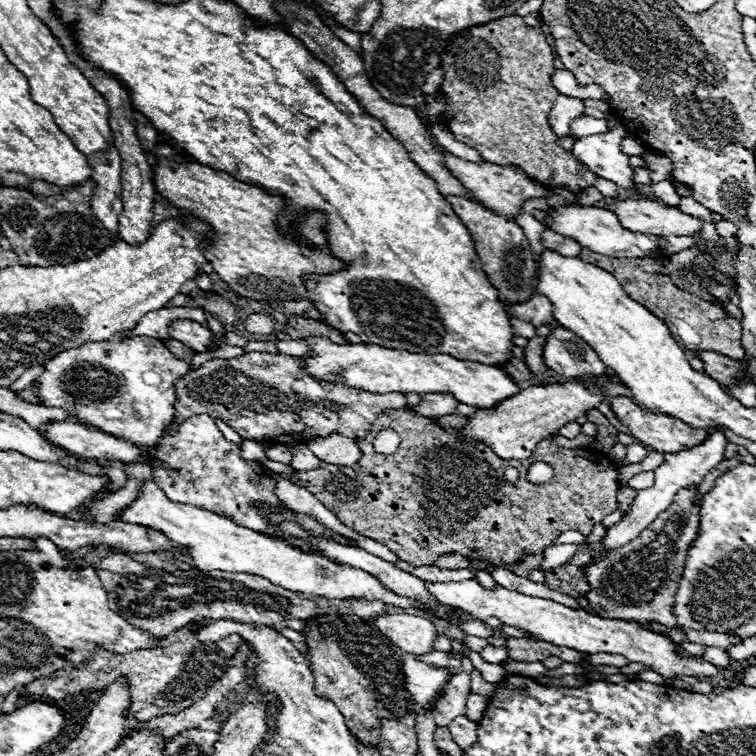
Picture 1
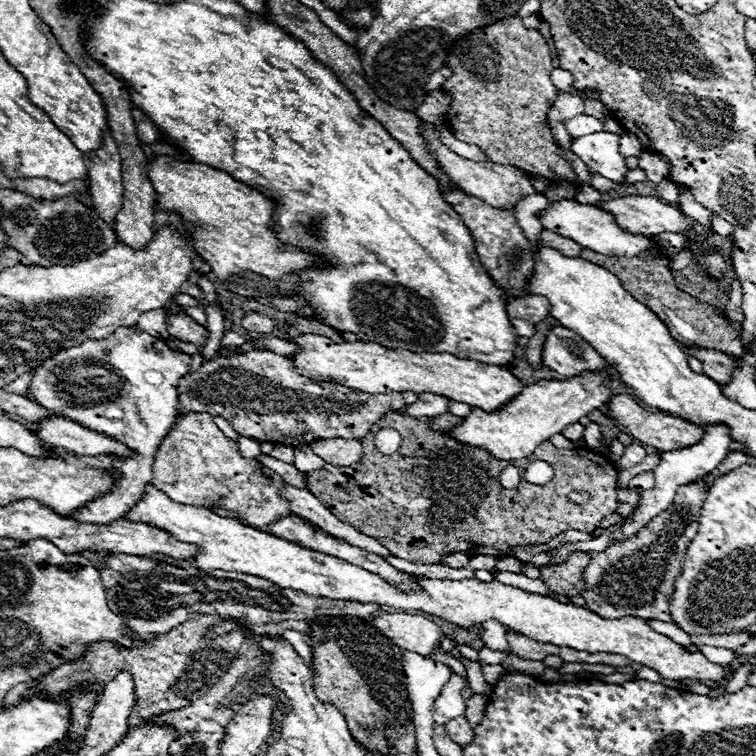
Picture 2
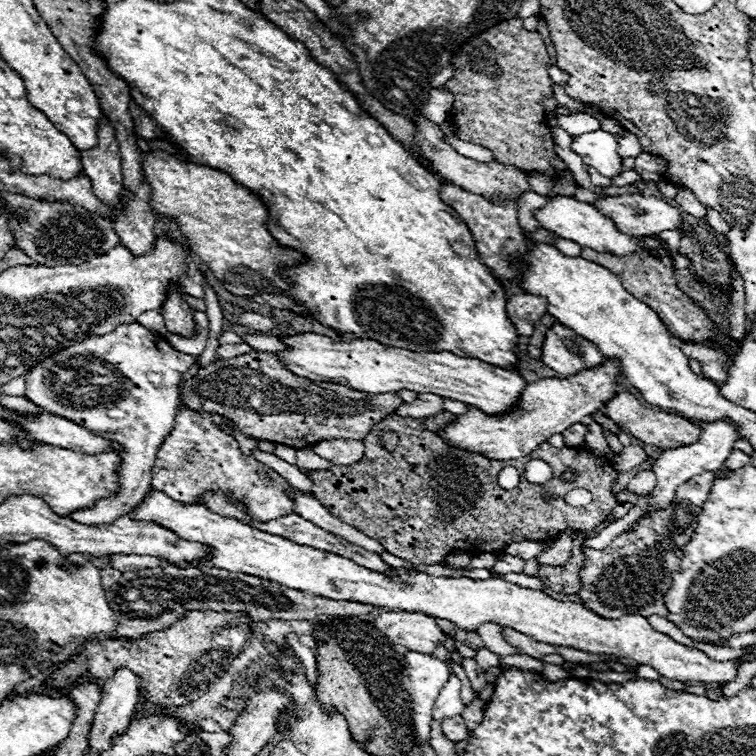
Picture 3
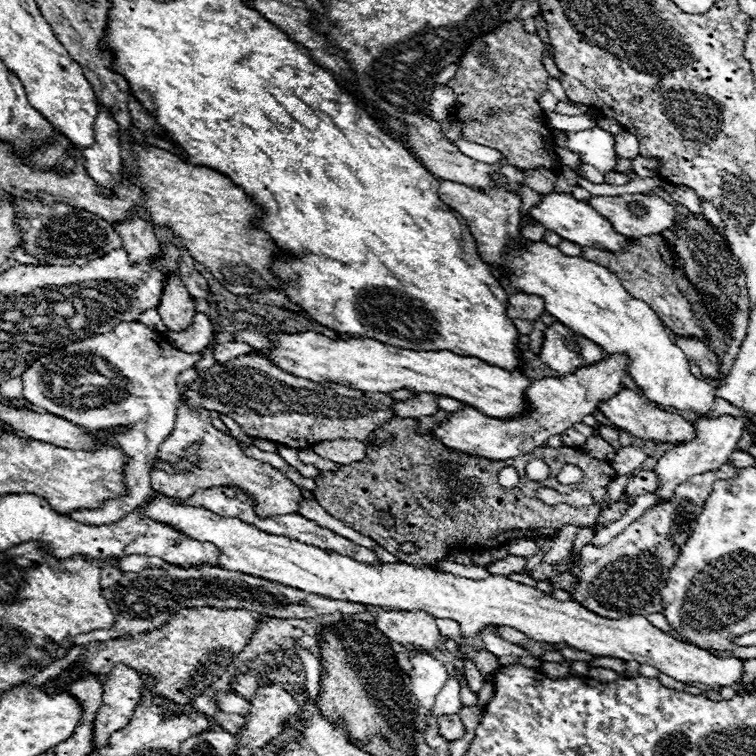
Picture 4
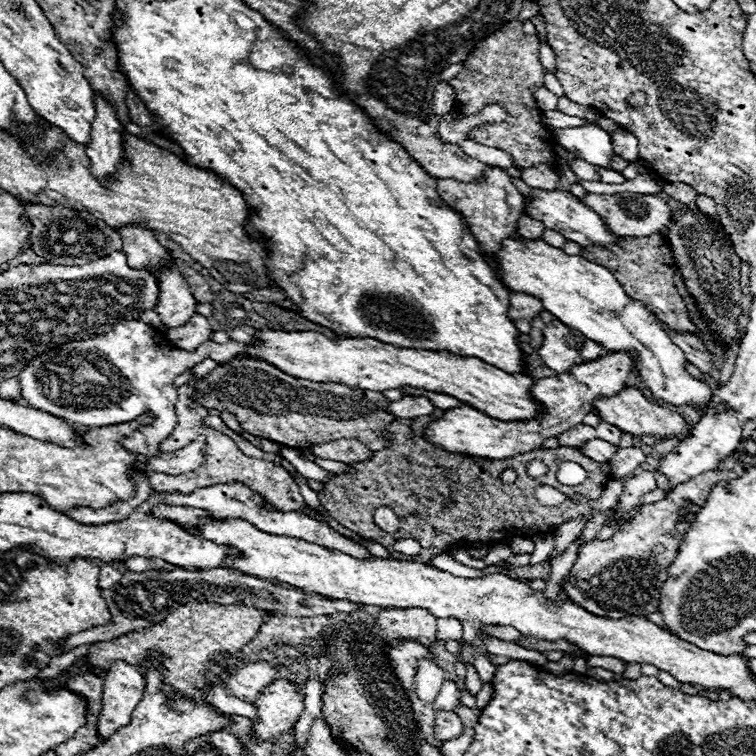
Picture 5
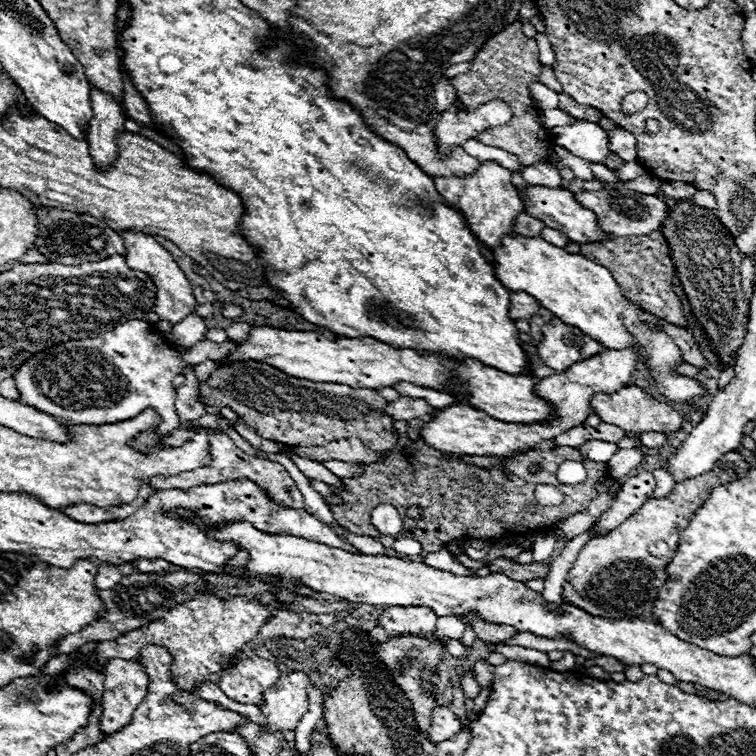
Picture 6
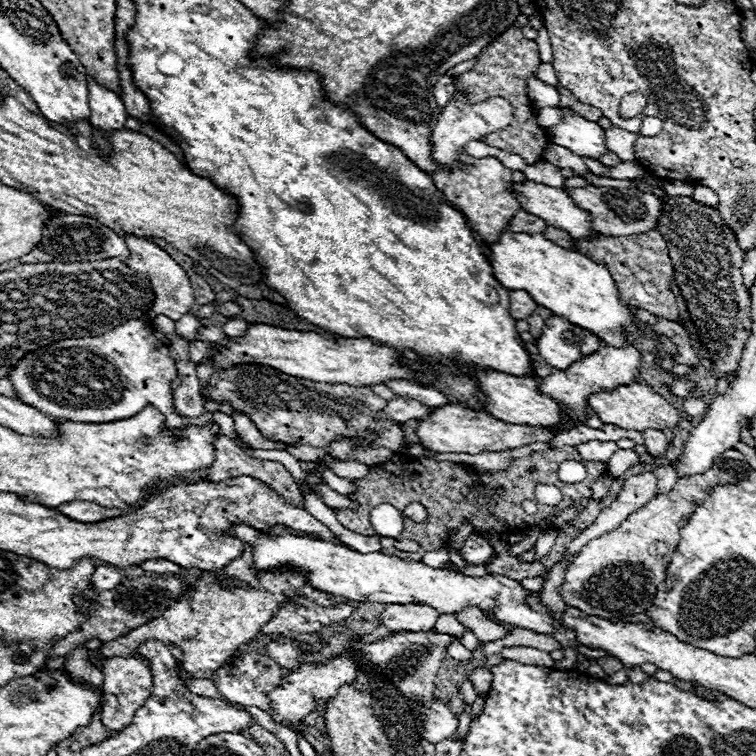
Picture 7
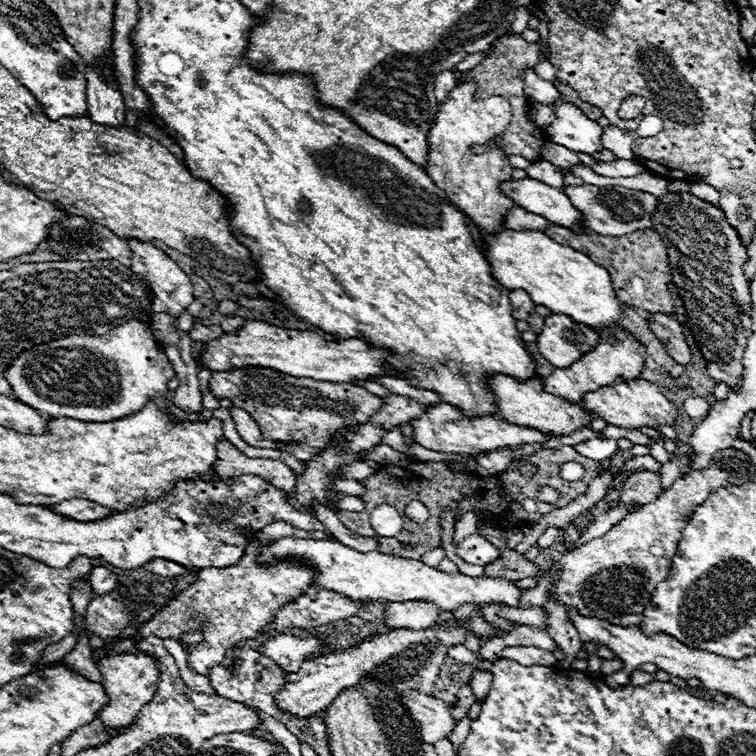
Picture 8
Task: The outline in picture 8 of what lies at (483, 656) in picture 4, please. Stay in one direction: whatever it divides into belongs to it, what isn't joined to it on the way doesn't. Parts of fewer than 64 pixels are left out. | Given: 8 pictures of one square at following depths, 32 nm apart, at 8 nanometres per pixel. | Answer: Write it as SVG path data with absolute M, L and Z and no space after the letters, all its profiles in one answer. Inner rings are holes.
M474 670L472 678L470 678L470 684L472 684L472 692L478 700L486 698L486 694L490 692L490 686L492 686L492 674L486 672L486 670Z

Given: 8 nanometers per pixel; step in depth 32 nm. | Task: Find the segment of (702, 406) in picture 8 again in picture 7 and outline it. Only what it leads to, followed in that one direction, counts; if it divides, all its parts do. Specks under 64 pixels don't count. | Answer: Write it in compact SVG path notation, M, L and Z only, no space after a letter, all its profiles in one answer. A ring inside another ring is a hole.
M688 398L688 400L684 402L684 410L686 410L686 414L690 414L690 416L704 416L706 410L708 410L708 406L706 406L700 398Z

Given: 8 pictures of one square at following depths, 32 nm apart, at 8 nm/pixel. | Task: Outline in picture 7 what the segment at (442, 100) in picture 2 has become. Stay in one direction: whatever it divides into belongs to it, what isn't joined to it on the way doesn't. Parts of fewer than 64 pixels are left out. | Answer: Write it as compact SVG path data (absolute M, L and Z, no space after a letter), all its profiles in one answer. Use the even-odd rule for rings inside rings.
M444 74L444 76L438 78L438 82L436 82L436 86L434 86L434 96L436 96L436 102L438 102L440 108L444 108L444 106L452 100L454 90L456 90L456 88L454 88L450 76Z

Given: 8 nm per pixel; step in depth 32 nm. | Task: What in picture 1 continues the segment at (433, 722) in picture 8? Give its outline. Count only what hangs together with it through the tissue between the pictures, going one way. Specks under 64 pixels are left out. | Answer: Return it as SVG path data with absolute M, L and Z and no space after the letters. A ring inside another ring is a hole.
M466 716L454 718L448 728L450 728L450 734L452 734L454 742L456 742L462 750L468 750L468 748L474 746L476 740L478 740L478 734L476 734L478 724L472 722L472 720L466 718Z

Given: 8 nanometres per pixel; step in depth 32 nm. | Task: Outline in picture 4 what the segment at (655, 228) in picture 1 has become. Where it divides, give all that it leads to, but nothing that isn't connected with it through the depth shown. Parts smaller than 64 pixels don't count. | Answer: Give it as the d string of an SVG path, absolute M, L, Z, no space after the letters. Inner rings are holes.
M624 194L624 196L594 196L592 200L588 200L588 204L598 210L598 214L602 214L604 218L608 218L614 226L616 232L624 234L624 236L632 236L632 238L640 238L640 236L650 236L650 234L660 234L668 228L672 228L676 224L676 210L666 204L662 198L658 196L646 196L646 194Z

